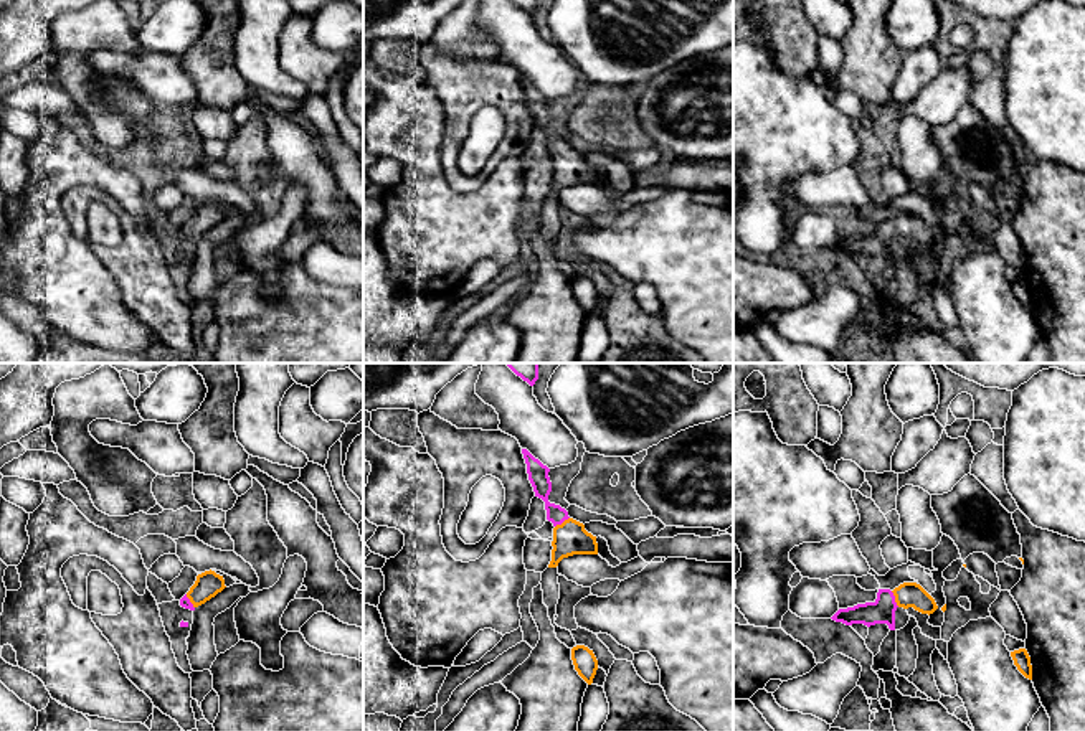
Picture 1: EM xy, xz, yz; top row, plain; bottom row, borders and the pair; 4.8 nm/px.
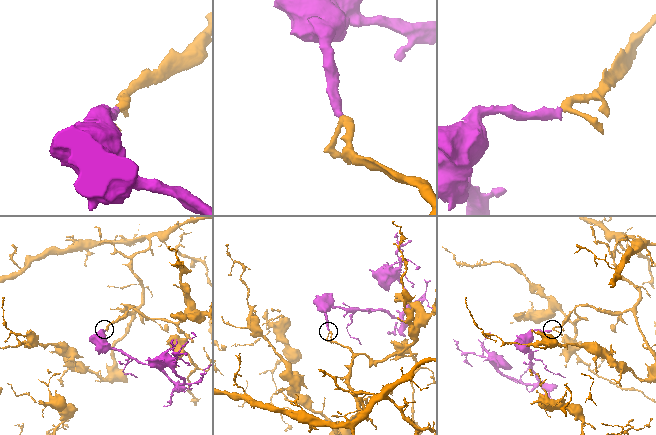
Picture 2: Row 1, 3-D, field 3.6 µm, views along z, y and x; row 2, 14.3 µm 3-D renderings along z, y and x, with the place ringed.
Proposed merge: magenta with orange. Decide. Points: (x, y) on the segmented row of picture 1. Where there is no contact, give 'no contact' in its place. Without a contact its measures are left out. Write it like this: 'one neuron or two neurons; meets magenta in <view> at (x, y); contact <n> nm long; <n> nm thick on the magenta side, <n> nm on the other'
one neuron; meets magenta in yz at (894, 599); contact 90 nm long; 120 nm thick on the magenta side, 130 nm on the other

